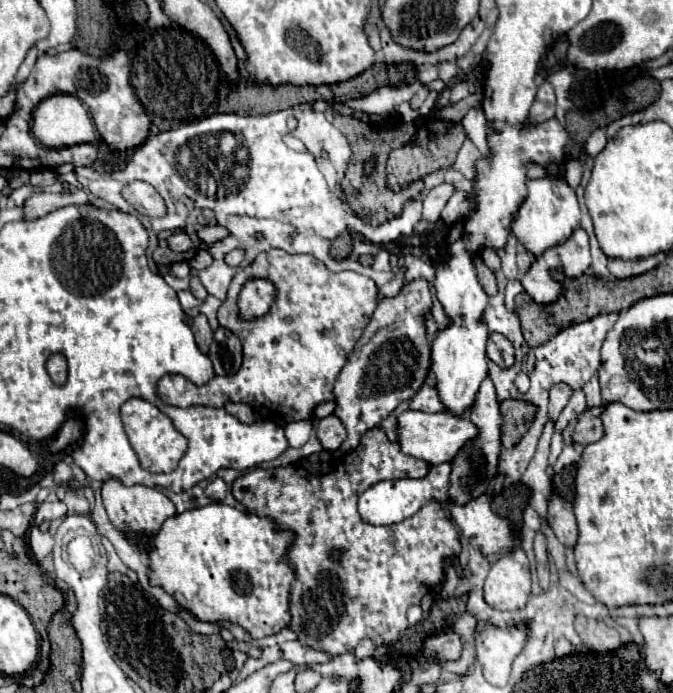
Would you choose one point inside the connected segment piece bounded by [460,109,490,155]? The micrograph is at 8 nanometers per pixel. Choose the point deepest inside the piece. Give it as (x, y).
(474, 124)

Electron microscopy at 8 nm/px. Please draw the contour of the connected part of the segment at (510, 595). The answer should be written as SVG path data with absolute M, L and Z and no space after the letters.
M522 549L492 563L484 583L484 601L500 611L516 611L530 597L530 565Z

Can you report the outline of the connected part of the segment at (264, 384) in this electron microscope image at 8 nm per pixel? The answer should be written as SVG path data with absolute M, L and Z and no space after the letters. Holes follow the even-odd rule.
M270 249L260 253L250 265L246 265L242 271L238 271L230 283L228 297L222 301L218 309L218 323L226 329L230 329L244 347L244 359L238 373L228 377L214 377L206 385L198 387L190 383L182 375L164 375L158 385L156 393L162 403L174 405L174 407L190 407L190 405L210 405L210 407L224 407L224 403L246 403L250 405L260 419L272 421L280 427L286 427L292 421L312 421L316 425L314 409L316 405L324 401L334 399L334 381L340 375L346 357L354 349L356 341L360 339L364 327L368 325L376 305L378 305L378 287L370 277L364 277L354 271L342 271L334 273L330 271L322 261L318 261L312 255L290 255L282 249ZM250 277L266 277L272 279L278 287L278 297L272 303L272 309L258 319L244 321L238 315L236 299L240 293L240 287Z

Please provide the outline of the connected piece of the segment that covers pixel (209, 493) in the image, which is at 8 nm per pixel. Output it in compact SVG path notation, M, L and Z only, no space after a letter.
M220 477L210 479L210 481L208 481L208 485L206 485L206 489L204 489L206 497L210 497L212 501L224 501L226 491L228 491L228 485L226 485Z

